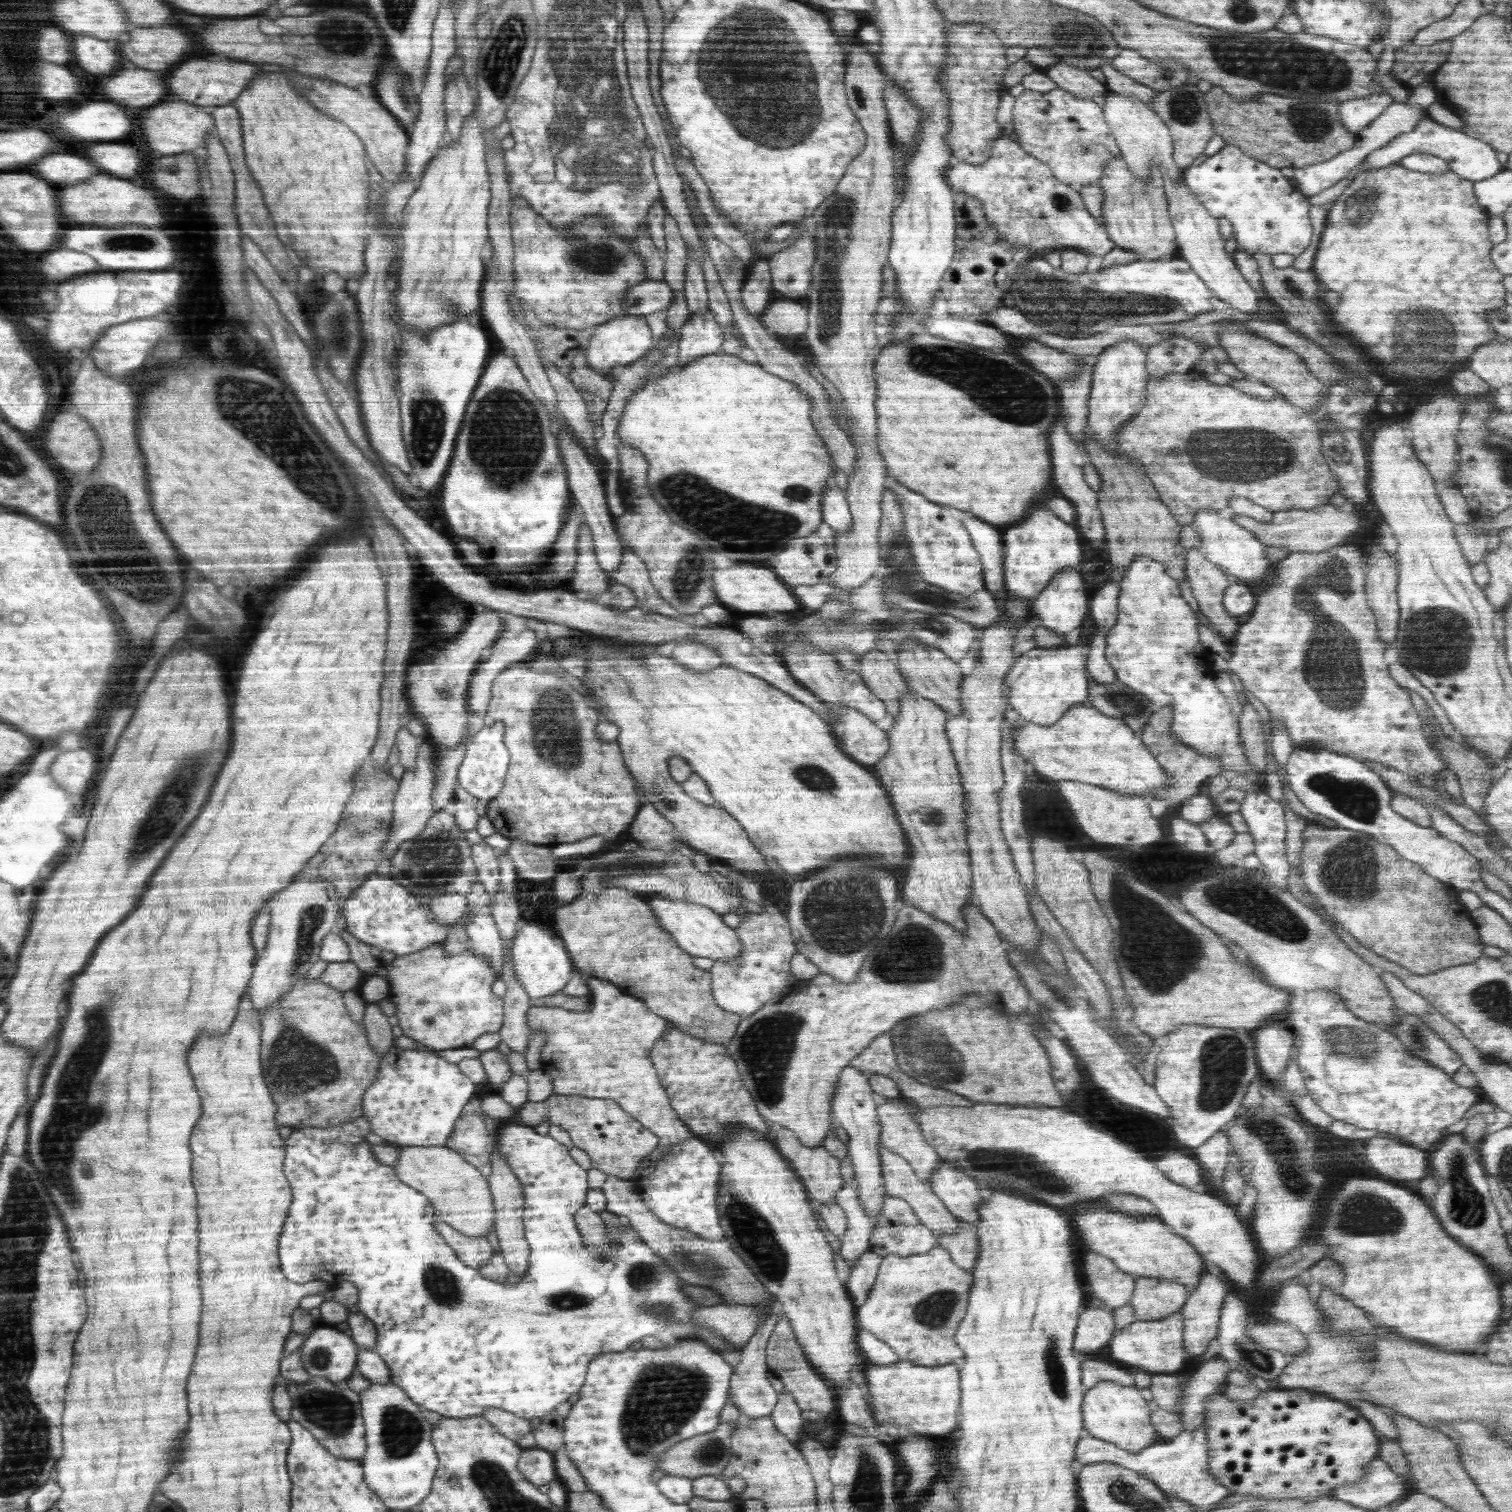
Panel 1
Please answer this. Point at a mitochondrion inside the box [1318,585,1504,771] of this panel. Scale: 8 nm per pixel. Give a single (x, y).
(1438, 641)

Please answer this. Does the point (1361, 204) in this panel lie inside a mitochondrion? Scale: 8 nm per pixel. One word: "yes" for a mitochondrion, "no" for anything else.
yes

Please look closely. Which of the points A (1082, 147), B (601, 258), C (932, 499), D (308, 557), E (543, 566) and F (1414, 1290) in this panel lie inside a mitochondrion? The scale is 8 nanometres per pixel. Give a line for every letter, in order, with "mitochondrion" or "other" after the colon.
A: mitochondrion
B: mitochondrion
C: other
D: other
E: other
F: other

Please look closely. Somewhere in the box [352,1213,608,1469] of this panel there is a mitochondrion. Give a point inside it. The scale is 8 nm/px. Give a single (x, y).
(401, 1432)

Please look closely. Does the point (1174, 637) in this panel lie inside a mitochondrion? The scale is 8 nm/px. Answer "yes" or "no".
no

